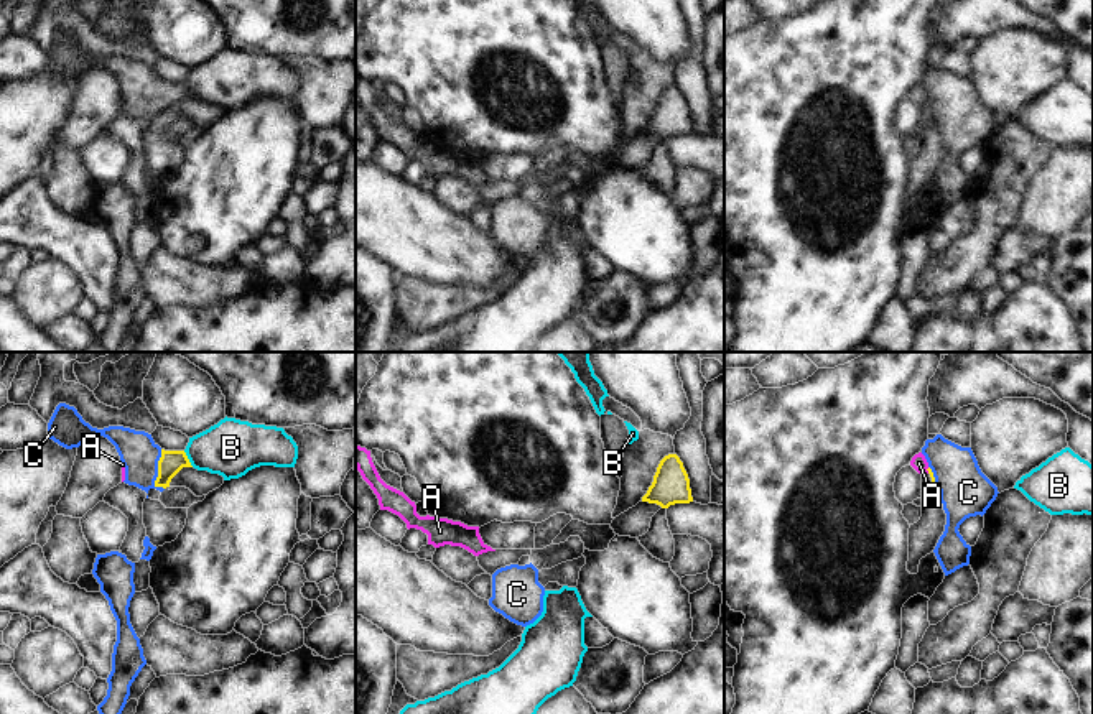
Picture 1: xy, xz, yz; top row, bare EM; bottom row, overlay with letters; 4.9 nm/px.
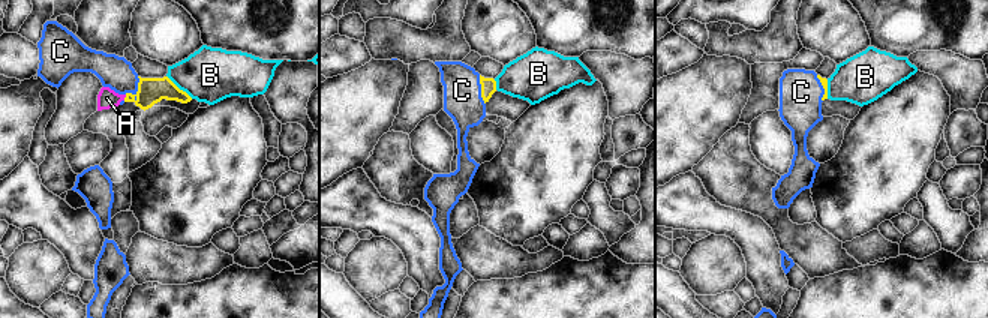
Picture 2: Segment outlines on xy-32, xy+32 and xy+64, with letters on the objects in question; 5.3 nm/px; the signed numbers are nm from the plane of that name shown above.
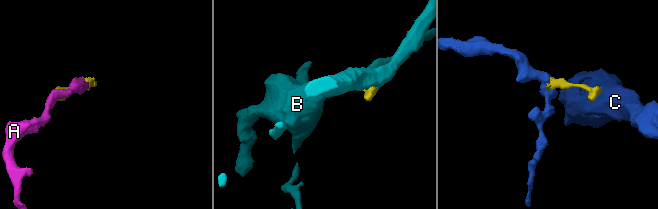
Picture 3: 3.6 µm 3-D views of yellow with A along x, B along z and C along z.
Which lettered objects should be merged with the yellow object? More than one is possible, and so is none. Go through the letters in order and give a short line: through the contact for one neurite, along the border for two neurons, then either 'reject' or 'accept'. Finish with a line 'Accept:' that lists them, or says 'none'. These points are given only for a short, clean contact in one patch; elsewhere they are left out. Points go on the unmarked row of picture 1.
A: yz (929, 99), (927, 104) | reject
B: reject
C: xy (170, 94), (158, 102), (137, 81) | accept
Accept: C

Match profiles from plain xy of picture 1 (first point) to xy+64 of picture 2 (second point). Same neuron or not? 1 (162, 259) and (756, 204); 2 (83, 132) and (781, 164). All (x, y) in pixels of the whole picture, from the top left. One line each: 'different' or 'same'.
1: same
2: different

